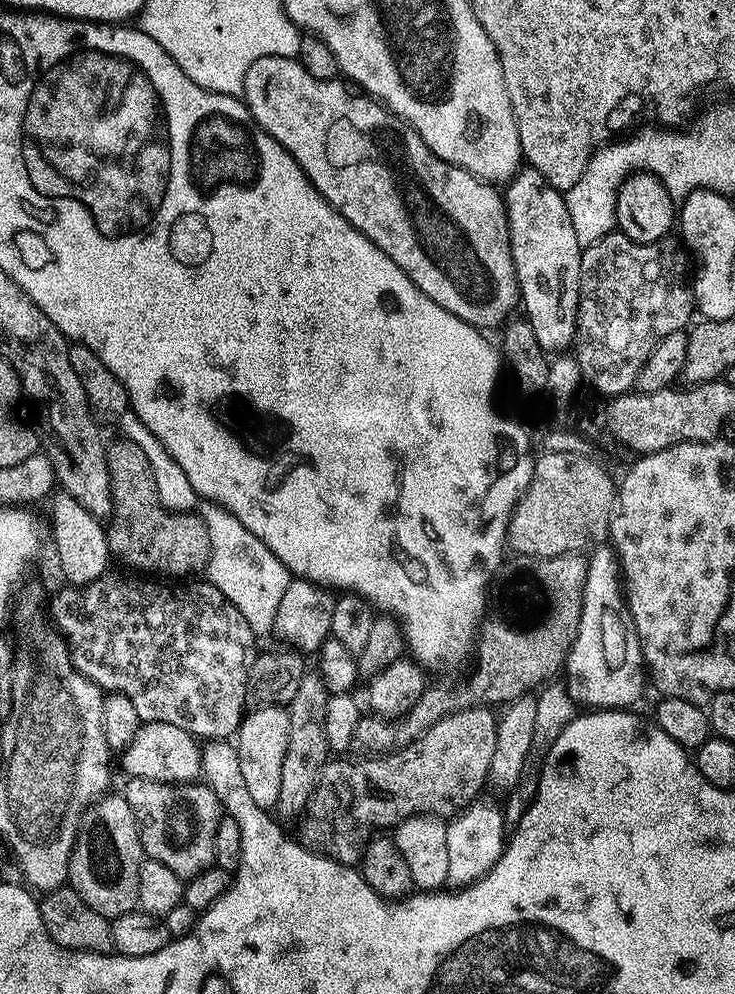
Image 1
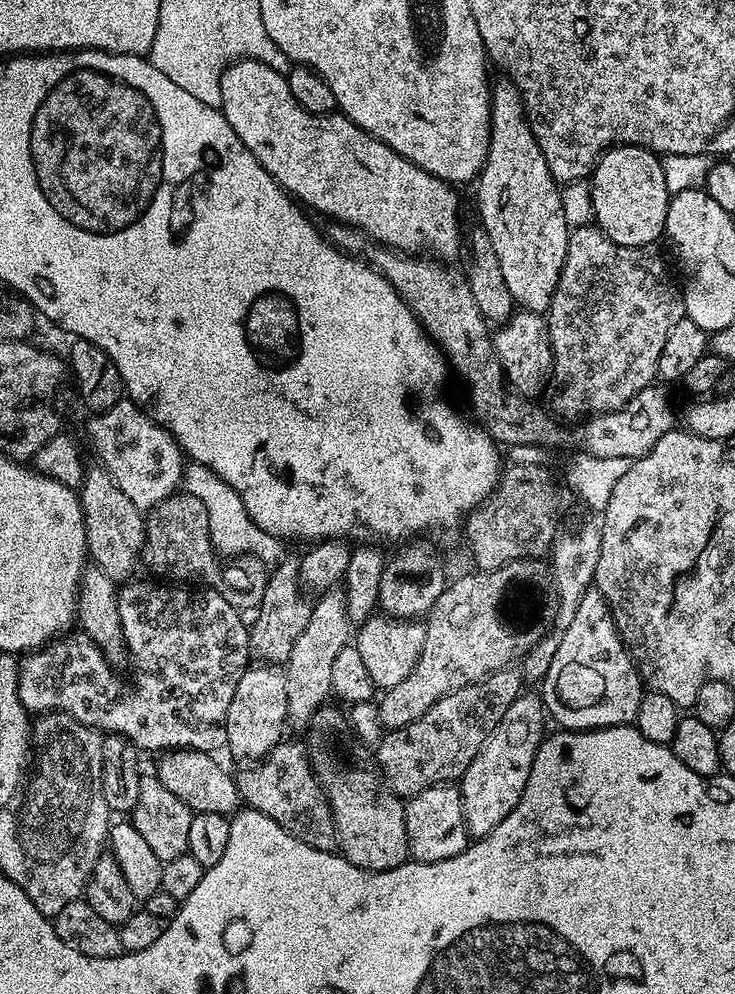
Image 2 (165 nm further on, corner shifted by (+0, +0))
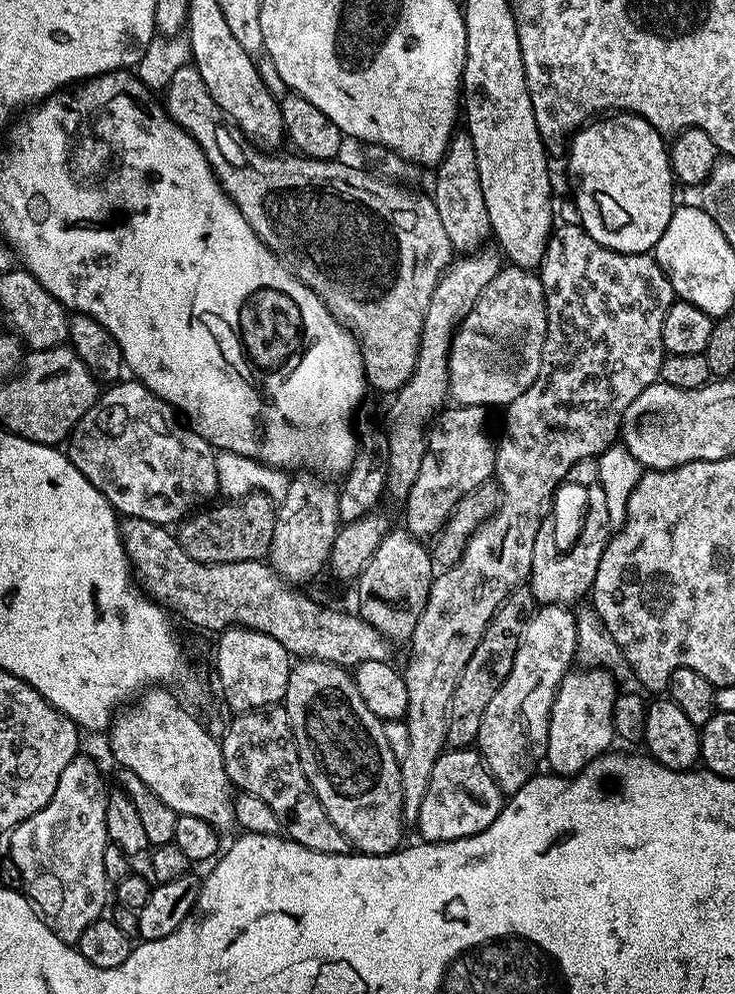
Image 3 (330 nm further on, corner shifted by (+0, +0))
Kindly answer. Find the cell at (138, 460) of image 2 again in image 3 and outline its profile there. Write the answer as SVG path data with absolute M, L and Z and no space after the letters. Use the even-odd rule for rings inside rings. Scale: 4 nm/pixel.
M124 378L105 387L97 395L94 406L90 406L76 423L66 444L68 459L90 478L93 486L111 502L121 517L146 518L146 522L165 526L175 525L193 510L207 505L212 495L217 495L216 453L217 449L208 444L206 438L182 423L176 409L135 378Z

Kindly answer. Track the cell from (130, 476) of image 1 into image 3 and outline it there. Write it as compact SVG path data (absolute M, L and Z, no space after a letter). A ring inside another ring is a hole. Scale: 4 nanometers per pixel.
M265 491L252 492L249 496L239 497L235 502L224 502L221 508L211 508L197 511L179 521L178 539L182 550L186 550L190 558L207 564L221 564L264 560L267 557L276 525L277 505L273 497Z

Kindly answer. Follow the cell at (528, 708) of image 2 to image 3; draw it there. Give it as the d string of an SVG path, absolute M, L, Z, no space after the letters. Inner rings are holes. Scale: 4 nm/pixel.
M562 604L537 607L524 621L519 638L514 666L510 666L510 674L498 686L498 694L490 698L474 741L488 773L505 794L517 792L530 777L537 775L536 767L547 757L550 710L562 678L577 659L576 612Z

